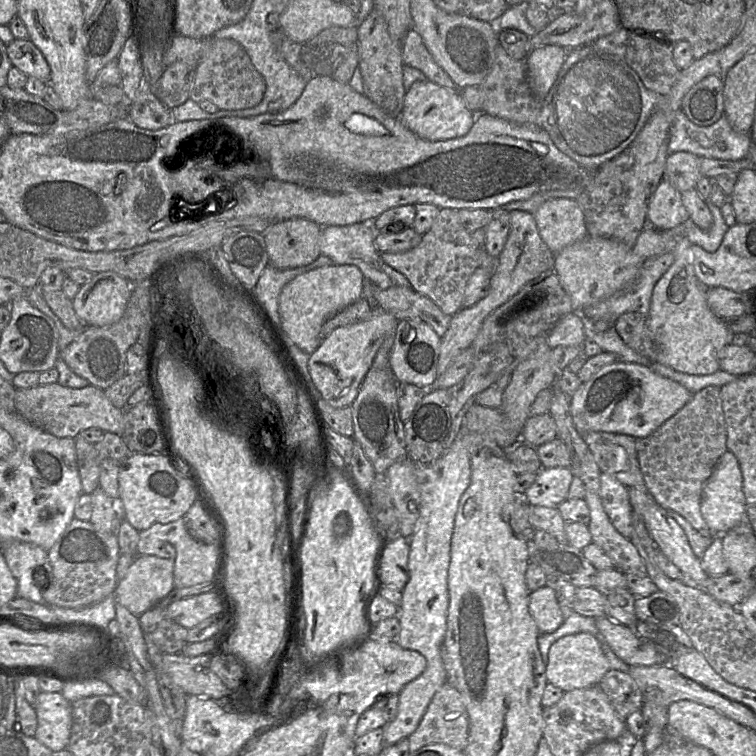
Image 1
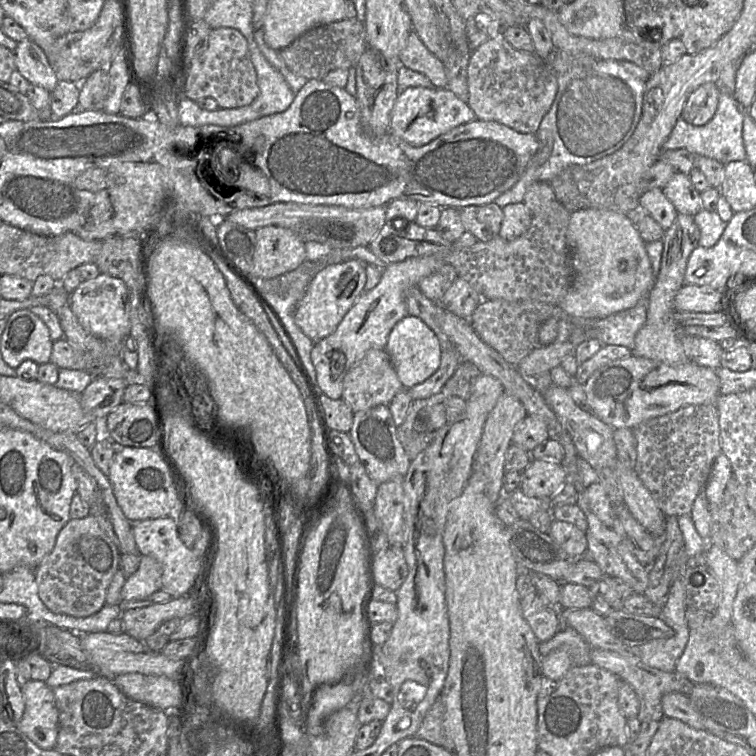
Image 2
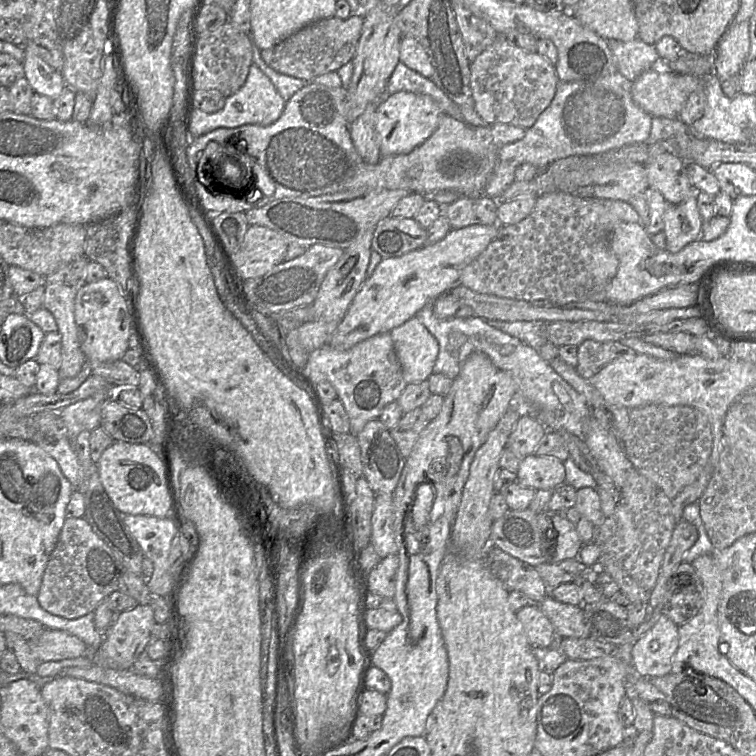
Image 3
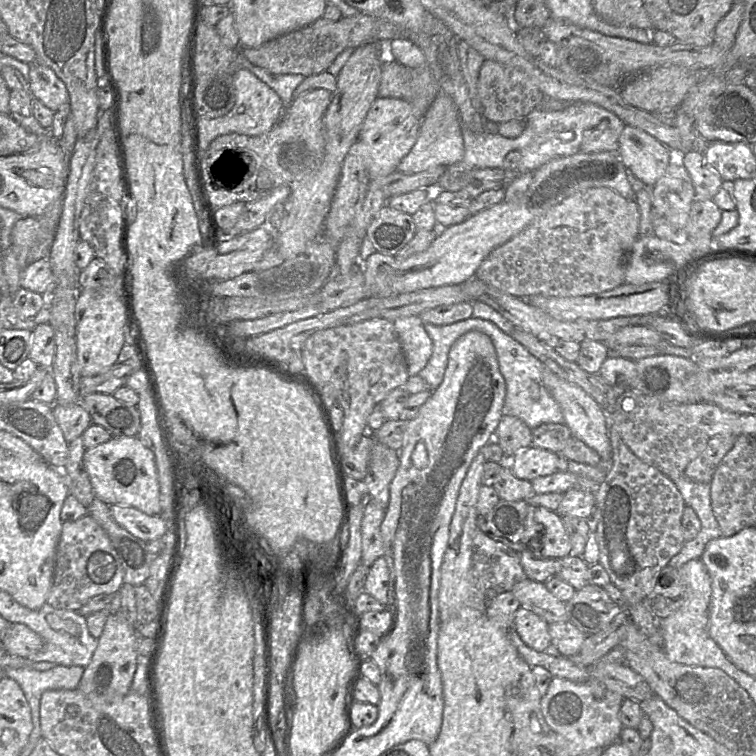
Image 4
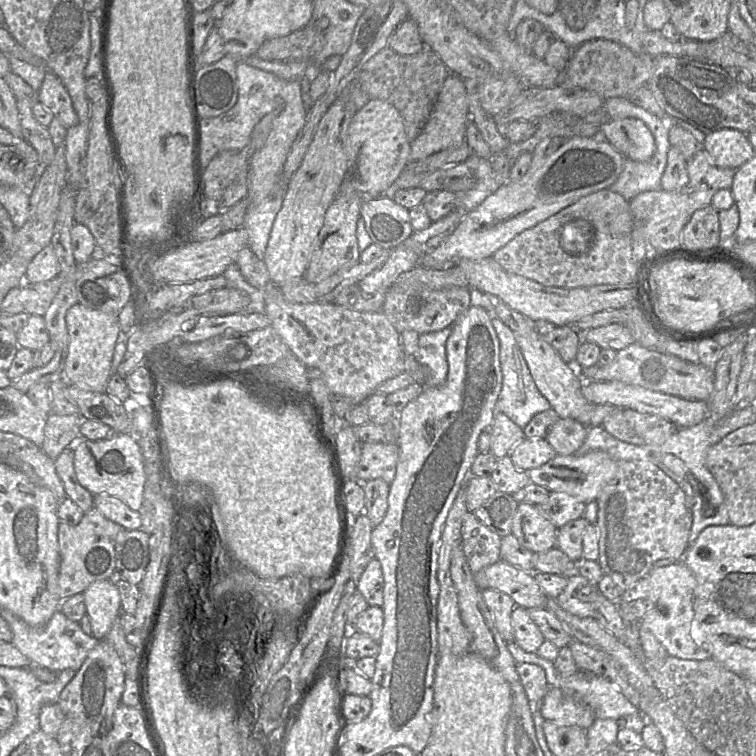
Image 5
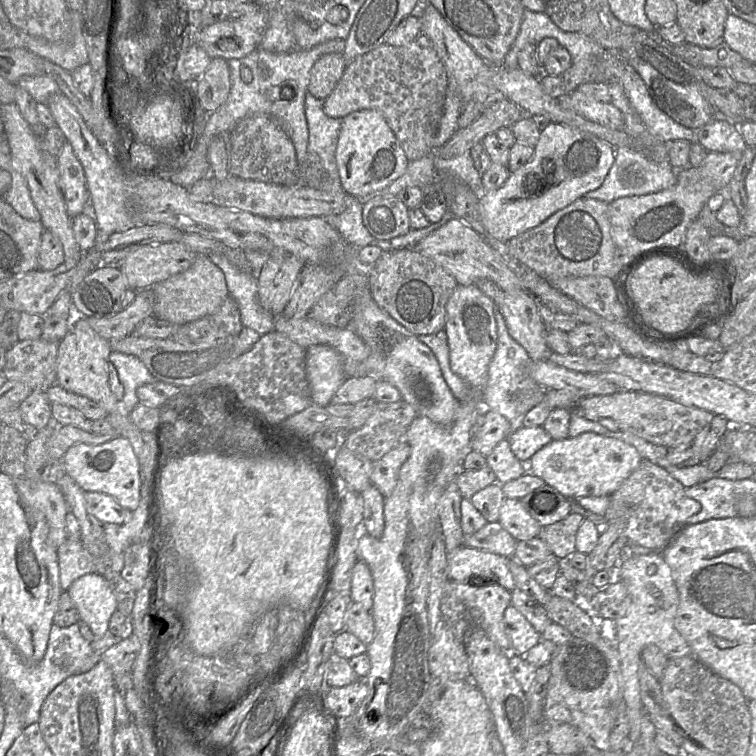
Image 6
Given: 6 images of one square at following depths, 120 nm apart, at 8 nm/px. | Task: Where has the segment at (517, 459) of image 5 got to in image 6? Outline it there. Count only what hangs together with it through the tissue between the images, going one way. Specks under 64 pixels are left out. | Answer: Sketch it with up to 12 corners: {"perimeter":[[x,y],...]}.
{"perimeter":[[543,426],[514,429],[510,449],[528,466],[552,440]]}

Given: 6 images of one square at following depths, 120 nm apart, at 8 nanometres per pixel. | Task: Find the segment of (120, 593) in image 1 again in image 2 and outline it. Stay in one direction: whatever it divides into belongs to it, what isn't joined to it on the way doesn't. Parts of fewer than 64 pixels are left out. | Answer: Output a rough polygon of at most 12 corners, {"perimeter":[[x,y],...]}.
{"perimeter":[[141,556],[126,579],[122,600],[146,599],[161,590],[162,567]]}

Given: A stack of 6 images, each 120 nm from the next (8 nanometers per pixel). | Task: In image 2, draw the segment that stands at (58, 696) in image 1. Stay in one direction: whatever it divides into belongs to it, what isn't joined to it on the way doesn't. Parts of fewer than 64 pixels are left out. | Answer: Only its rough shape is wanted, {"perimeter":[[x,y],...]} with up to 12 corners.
{"perimeter":[[29,680],[17,728],[43,750],[54,749],[59,713],[53,689]]}

